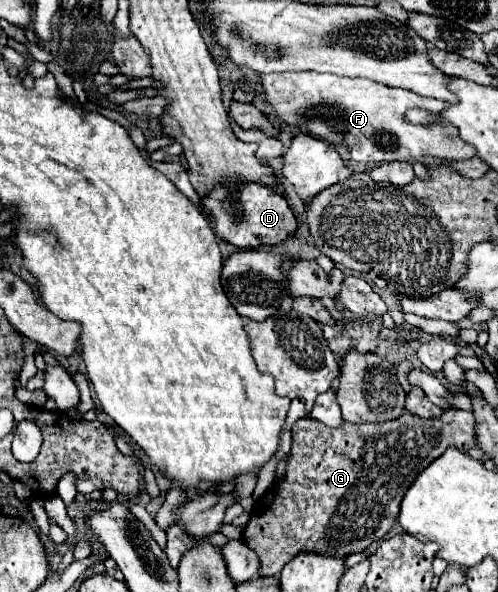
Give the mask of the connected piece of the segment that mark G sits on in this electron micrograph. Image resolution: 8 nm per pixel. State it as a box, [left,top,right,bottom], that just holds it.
[243,410,477,576]

